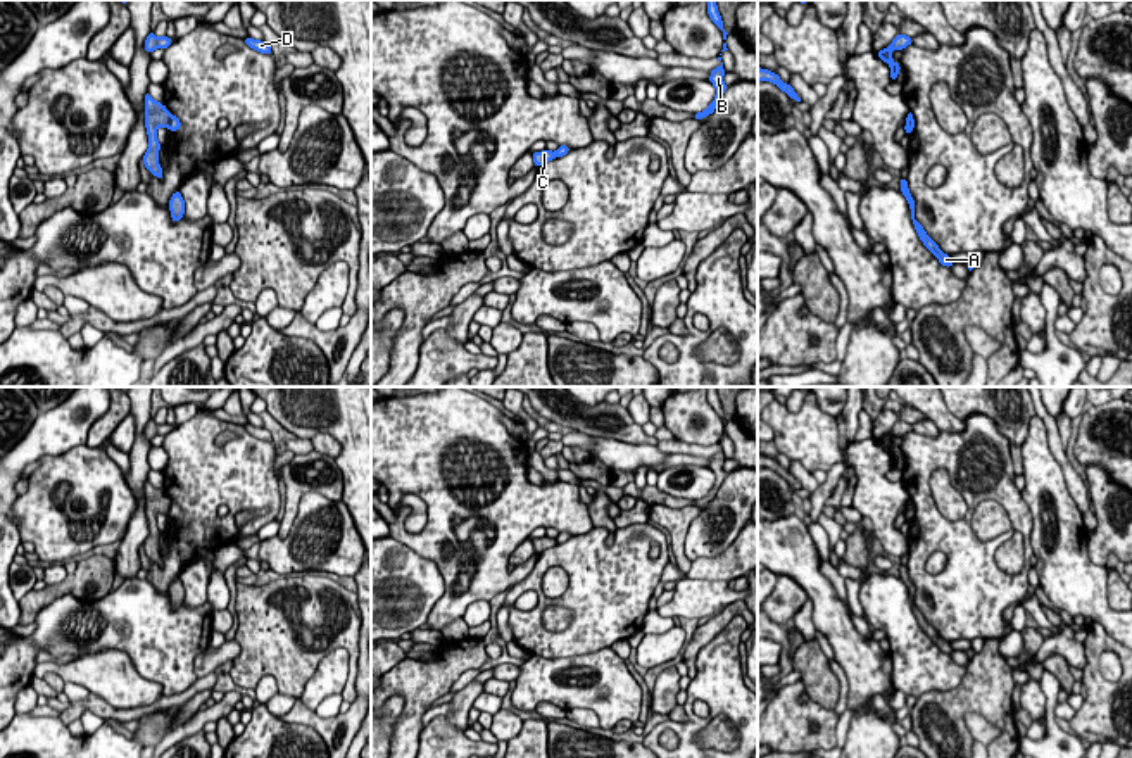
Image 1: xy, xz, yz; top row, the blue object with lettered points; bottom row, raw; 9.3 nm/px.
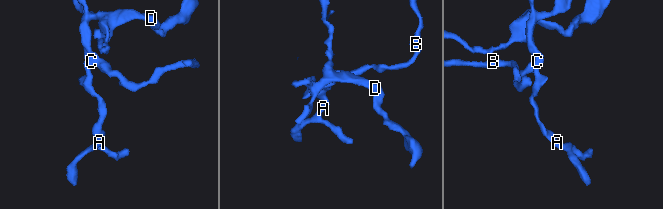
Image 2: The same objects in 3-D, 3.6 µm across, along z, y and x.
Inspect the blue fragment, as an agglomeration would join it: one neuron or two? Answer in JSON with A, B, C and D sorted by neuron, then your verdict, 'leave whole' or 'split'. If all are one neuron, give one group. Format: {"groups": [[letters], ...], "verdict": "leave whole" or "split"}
{"groups": [["A", "C", "D"], ["B"]], "verdict": "split"}

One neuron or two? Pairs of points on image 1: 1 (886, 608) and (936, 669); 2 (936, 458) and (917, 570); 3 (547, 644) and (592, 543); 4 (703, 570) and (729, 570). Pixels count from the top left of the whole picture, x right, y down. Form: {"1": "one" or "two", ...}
{"1": "one", "2": "one", "3": "one", "4": "one"}

